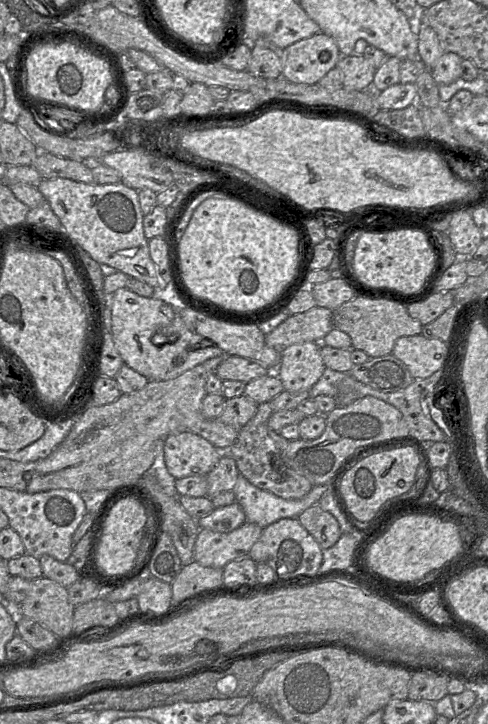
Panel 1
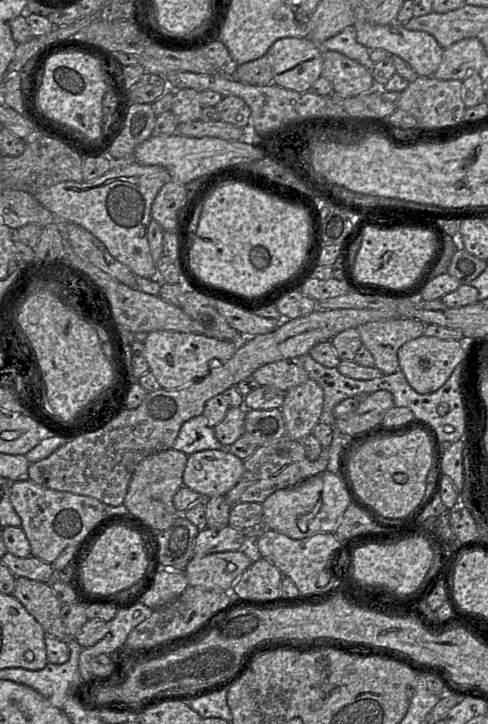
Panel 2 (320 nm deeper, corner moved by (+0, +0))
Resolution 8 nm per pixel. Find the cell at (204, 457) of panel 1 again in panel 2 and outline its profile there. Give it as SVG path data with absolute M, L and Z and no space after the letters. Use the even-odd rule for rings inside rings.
M203 450L188 455L182 476L183 486L195 491L201 498L224 496L240 480L244 461L227 450Z

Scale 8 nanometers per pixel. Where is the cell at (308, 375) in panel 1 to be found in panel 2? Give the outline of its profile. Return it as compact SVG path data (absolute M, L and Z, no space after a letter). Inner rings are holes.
M312 379L287 391L280 408L286 436L301 441L311 434L323 419L323 402L323 389Z

